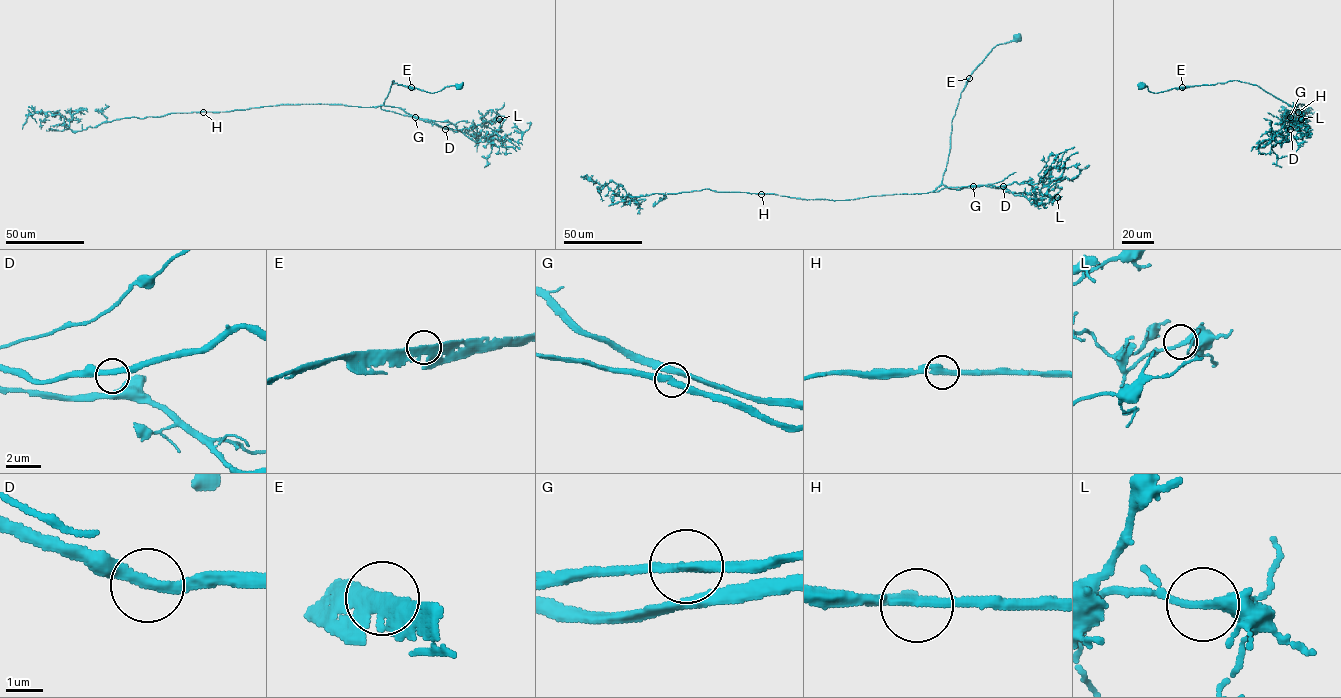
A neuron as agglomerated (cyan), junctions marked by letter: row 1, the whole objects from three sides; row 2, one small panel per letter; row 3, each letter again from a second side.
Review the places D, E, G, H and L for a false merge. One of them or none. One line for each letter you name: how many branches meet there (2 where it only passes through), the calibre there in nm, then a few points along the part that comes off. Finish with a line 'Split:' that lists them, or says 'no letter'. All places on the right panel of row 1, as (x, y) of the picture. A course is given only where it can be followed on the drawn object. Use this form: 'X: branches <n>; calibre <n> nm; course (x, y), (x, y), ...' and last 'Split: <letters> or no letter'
Split: no letter

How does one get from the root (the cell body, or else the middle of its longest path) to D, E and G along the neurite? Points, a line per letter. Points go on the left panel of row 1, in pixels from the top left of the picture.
D: (459, 86), (445, 86), (430, 93), (397, 84), (393, 80), (385, 99), (384, 105), (400, 107), (445, 129)
E: (459, 86), (445, 86), (434, 93), (411, 87)
G: (459, 86), (445, 86), (430, 93), (397, 84), (393, 80), (384, 105), (400, 107), (415, 117)

